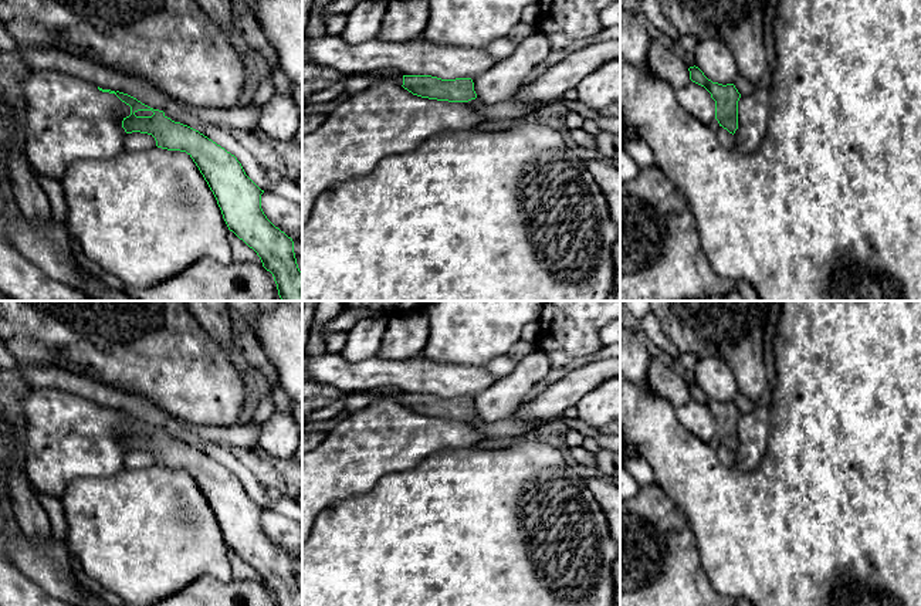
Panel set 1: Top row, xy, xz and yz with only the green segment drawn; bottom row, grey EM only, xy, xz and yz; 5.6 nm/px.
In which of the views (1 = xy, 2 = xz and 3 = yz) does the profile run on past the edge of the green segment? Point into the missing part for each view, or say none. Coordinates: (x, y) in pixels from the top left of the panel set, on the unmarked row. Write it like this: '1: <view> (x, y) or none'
1: none
2: none
3: none

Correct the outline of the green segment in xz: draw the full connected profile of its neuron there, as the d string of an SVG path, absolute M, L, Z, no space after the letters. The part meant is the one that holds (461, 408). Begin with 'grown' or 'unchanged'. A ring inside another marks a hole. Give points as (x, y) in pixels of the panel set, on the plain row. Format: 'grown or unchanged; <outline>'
unchanged; M403 393L402 404L413 413L437 419L468 420L477 416L471 396L441 397L431 393Z

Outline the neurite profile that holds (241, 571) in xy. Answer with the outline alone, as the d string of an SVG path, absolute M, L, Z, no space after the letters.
M228 549L233 578L236 580L258 580L263 582L257 571L240 558L233 549Z

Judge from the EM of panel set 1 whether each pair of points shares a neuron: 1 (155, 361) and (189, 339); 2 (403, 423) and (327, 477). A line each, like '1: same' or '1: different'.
1: same
2: same

